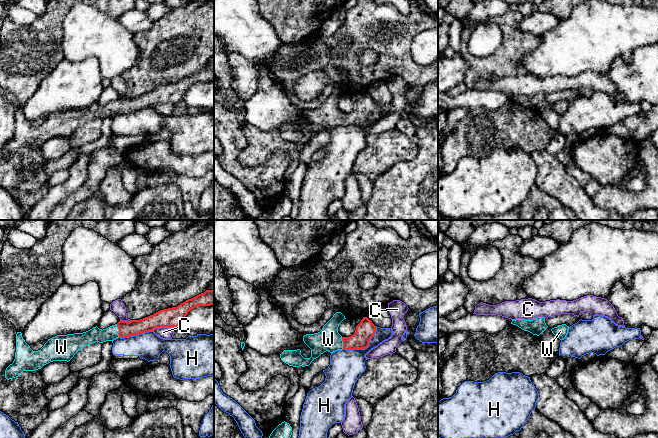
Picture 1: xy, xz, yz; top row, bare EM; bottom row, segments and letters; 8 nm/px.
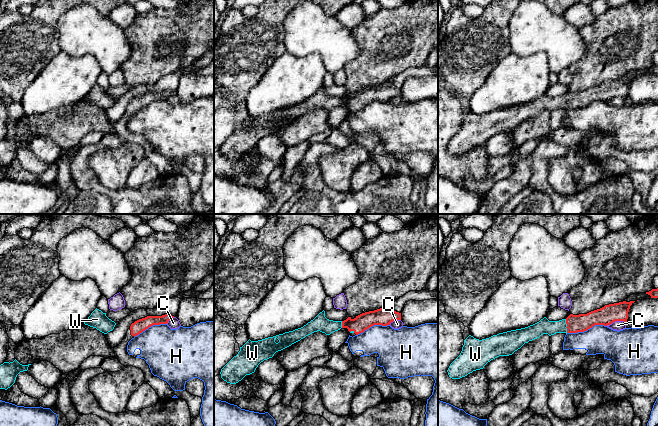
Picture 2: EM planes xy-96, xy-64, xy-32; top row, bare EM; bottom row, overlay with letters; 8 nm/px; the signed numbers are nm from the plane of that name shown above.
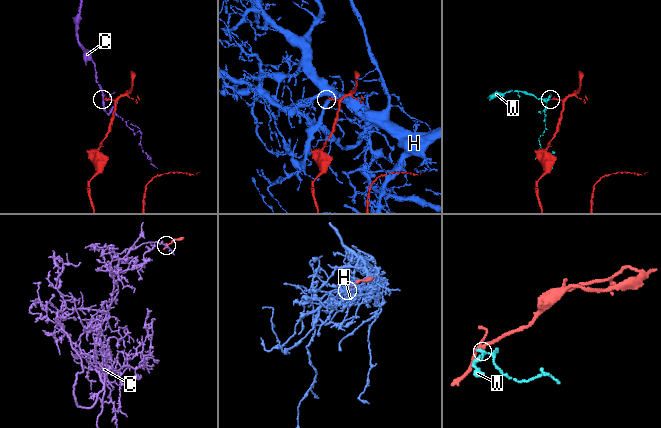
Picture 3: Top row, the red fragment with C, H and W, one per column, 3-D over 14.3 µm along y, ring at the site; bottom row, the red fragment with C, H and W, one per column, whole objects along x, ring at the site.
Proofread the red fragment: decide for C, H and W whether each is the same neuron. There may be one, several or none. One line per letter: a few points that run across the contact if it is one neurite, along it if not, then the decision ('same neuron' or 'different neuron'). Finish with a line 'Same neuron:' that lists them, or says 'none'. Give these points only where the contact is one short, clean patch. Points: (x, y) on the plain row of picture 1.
C: different neuron
H: different neuron
W: line xy (135, 103), (119, 106), (109, 110), (95, 110); same neuron
Same neuron: W

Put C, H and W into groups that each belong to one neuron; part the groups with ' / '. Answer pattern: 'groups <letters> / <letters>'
groups C / H / W

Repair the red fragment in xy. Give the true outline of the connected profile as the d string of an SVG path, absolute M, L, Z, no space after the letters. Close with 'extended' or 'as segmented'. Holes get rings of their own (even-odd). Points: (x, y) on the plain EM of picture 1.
M214 65L206 66L191 75L186 76L177 83L160 86L153 91L145 93L140 96L131 96L130 98L120 96L117 100L112 101L106 105L99 105L97 102L83 109L74 109L67 111L57 111L48 115L44 122L38 126L33 127L30 122L25 118L21 108L16 110L16 128L15 135L5 146L5 154L7 156L20 152L23 147L35 147L41 145L44 141L53 137L70 137L74 131L82 124L93 120L95 118L103 119L106 117L113 117L120 113L130 113L139 111L141 109L153 107L160 103L173 103L176 104L182 100L188 88L198 82L214 81Z; extended

